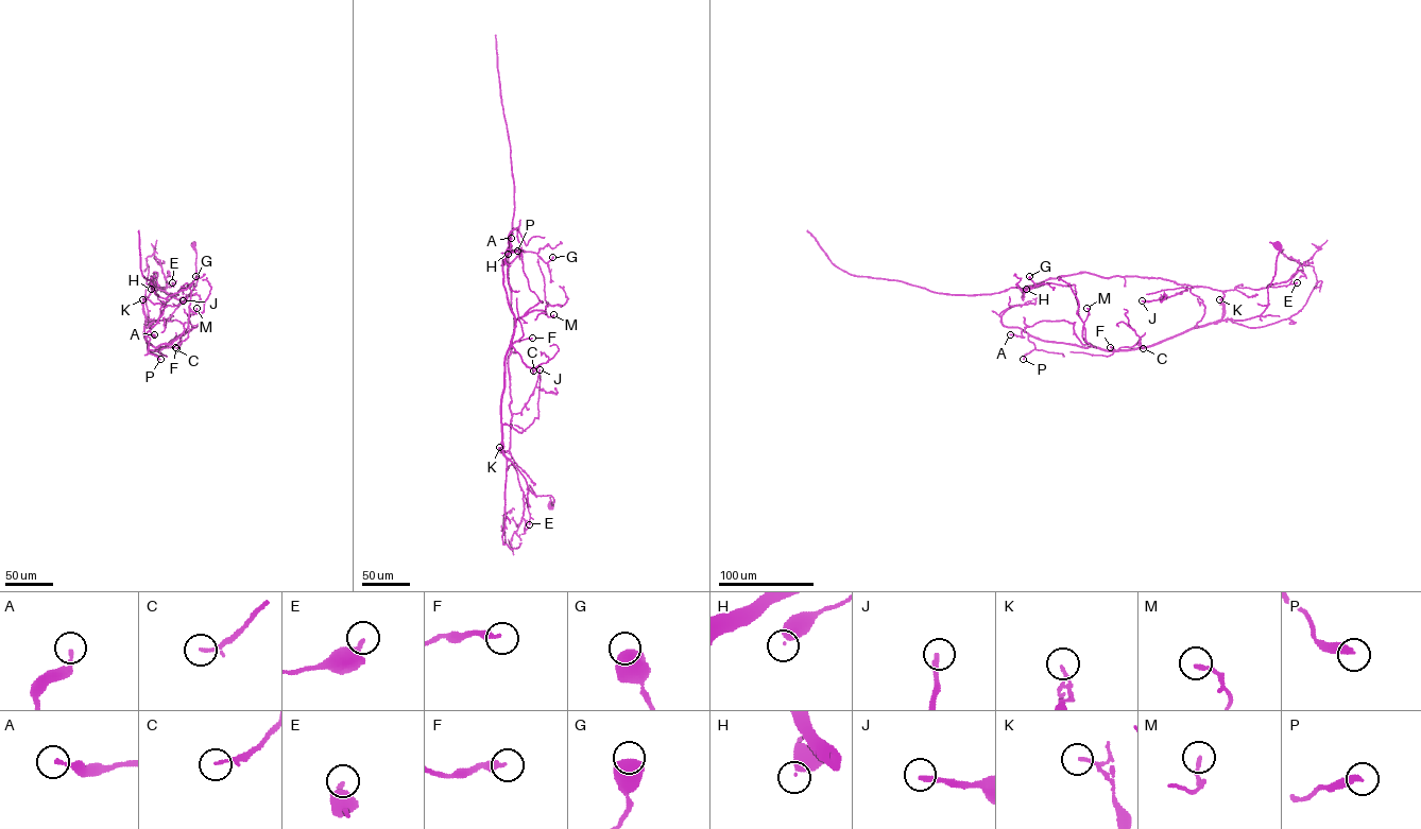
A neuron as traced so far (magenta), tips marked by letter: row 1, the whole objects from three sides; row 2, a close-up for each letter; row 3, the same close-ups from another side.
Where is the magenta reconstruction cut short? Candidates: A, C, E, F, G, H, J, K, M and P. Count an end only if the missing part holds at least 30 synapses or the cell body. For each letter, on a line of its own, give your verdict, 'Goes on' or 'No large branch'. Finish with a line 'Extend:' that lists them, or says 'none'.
A: No large branch
C: No large branch
E: No large branch
F: No large branch
G: No large branch
H: No large branch
J: Goes on
K: No large branch
M: No large branch
P: No large branch
Extend: J

